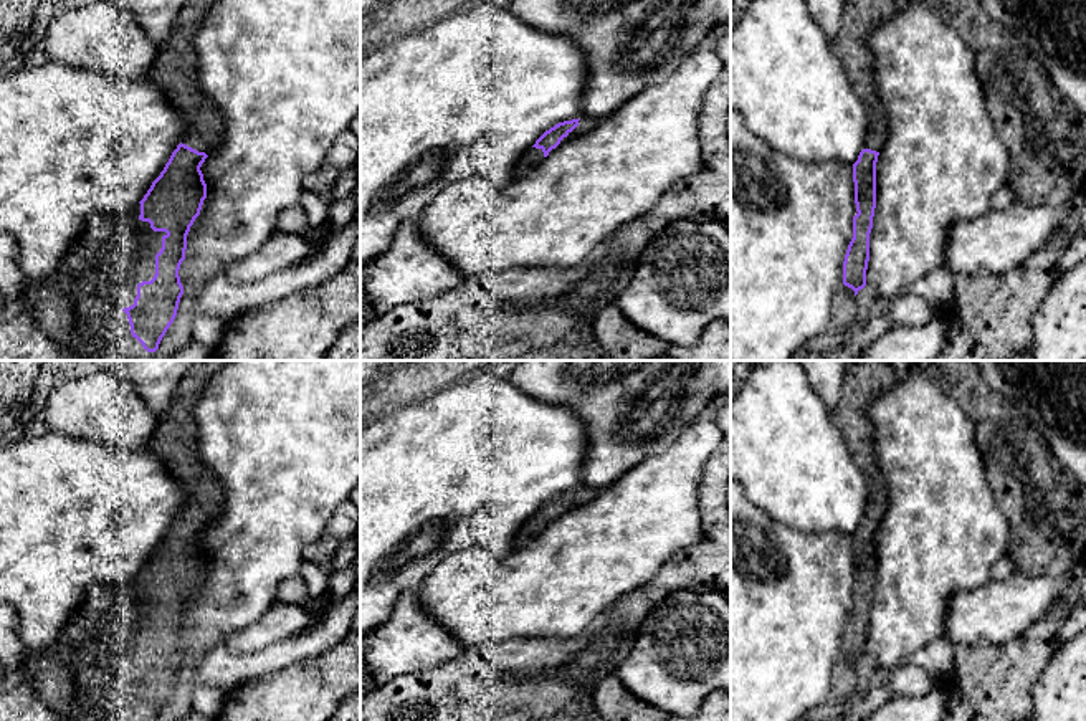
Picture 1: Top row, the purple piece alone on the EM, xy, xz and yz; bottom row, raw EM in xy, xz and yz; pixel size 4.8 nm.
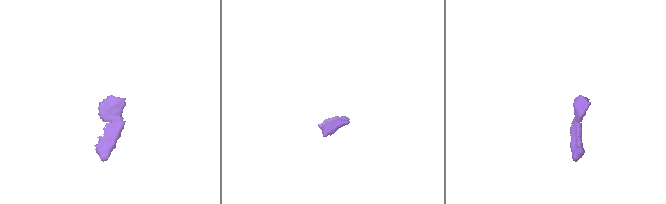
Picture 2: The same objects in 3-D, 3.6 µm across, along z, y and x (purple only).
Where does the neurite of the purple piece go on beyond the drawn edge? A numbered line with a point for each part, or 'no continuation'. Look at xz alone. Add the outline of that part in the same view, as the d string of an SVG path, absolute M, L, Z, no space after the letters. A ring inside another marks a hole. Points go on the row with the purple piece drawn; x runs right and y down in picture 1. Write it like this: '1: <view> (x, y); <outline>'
1: xz (585, 124); M587 116L582 117L579 121L579 126L572 132L569 132L569 136L560 141L560 144L565 142L565 141L569 141L569 139L572 139L572 137L577 137L580 134L588 132L590 129L595 127L595 124L597 124L597 119L592 119L592 117L587 117Z

